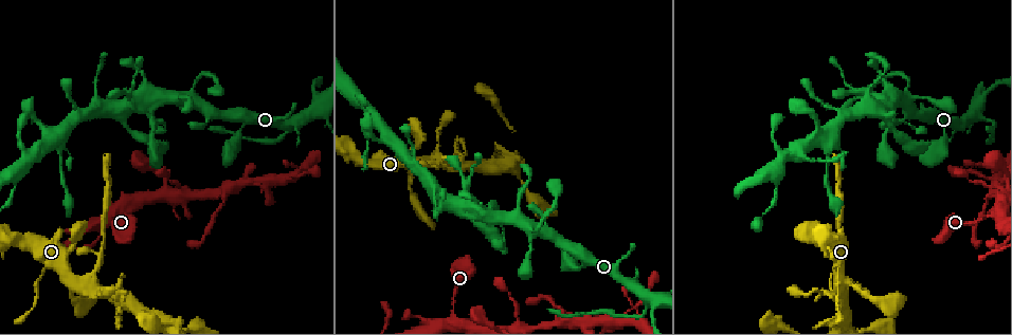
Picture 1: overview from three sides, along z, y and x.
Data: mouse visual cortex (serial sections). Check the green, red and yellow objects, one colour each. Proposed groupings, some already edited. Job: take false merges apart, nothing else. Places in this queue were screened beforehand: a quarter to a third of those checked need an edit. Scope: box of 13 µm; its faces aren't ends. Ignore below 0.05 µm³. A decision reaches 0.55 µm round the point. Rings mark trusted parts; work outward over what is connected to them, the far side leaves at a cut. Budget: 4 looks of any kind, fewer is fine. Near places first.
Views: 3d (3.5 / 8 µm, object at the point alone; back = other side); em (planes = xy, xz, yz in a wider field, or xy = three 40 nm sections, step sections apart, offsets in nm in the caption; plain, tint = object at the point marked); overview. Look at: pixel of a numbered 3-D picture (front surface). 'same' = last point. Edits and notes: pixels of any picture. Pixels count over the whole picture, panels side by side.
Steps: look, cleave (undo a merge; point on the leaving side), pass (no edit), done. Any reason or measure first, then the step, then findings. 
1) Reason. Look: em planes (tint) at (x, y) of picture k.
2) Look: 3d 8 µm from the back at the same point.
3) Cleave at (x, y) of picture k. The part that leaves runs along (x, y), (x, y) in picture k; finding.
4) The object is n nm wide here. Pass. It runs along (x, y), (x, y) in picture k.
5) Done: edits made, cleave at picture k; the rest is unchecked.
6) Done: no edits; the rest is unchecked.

Sudden change in width. Look: 3d 3.5 µm at (223, 202) of picture 1.

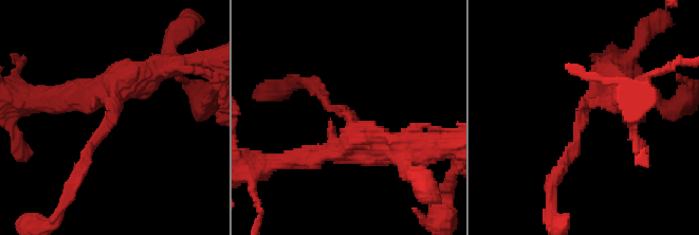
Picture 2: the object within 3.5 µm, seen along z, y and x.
The arms are 150, 300 nm wide. Look: em xy step 1 (tint) at (347, 111) of picture 2.

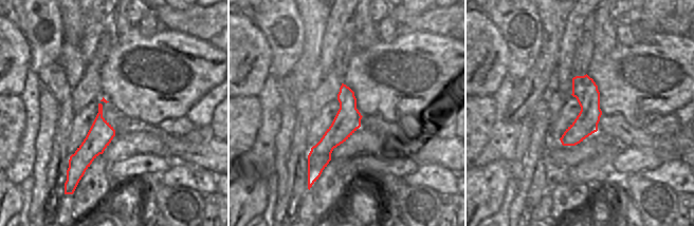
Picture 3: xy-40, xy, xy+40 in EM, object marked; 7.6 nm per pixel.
Pass. It runs along (620, 94), (585, 104), (557, 172) in picture 2; continuous, no second cell.

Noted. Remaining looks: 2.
Sudden change in width. Look: 3d 3.5 µm at (775, 179) of picture 1.

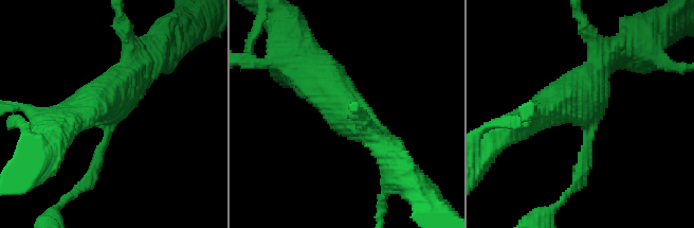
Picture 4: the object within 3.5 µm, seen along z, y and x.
Look: em planes (tint) at (112, 121) of picture 4.

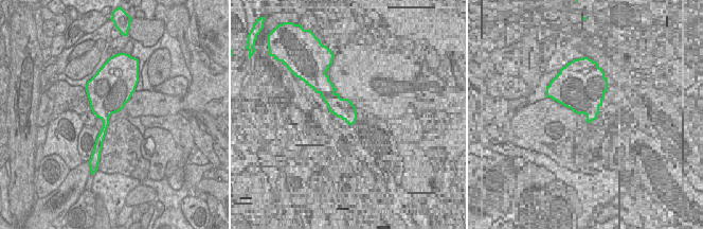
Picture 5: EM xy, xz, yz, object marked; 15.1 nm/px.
The object is 550 nm wide here. Pass. It runs along (139, 65), (110, 98), (110, 133), (87, 181) in picture 4; all the same cell.

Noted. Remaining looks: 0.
Done: no edits; the rest is unchecked.

